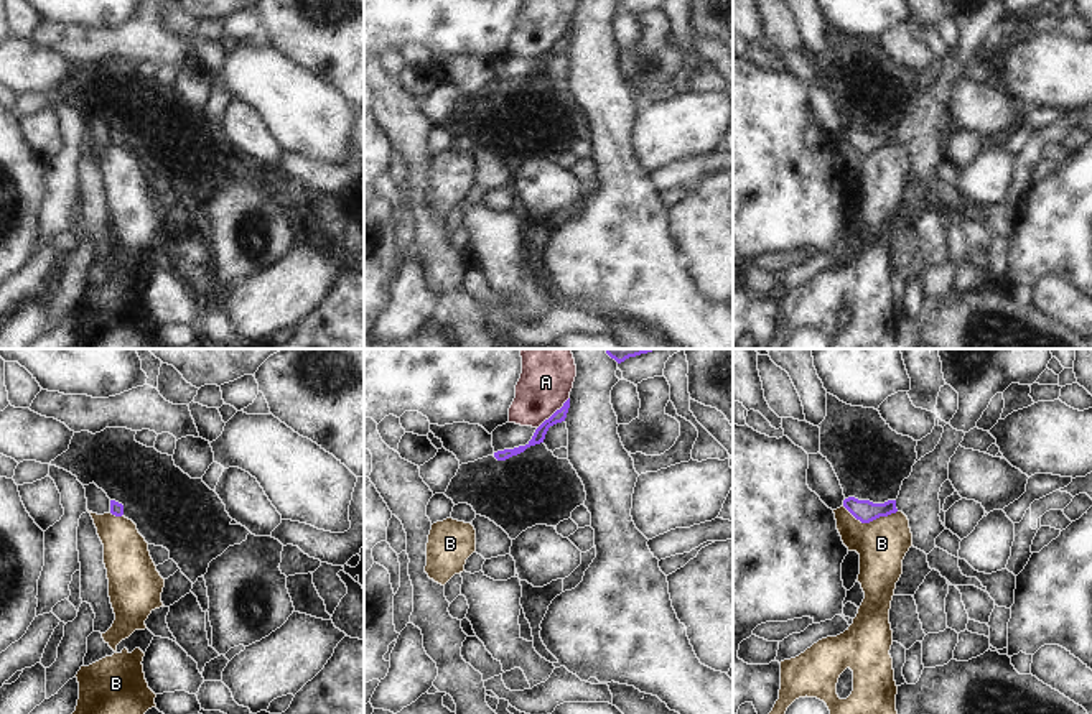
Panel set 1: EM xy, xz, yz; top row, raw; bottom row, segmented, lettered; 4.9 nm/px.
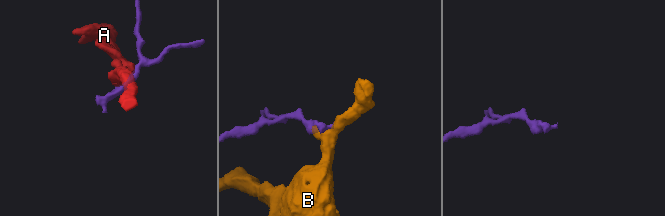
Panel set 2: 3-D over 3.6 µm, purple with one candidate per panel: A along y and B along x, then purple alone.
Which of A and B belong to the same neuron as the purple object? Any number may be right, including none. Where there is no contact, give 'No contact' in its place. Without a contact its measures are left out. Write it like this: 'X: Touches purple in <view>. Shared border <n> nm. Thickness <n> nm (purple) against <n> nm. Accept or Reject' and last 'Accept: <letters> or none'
A: Touches purple in xz. Shared border 220 nm. Thickness 60 nm (purple) against 240 nm. Reject
B: Touches purple in yz. Shared border 280 nm. Thickness 110 nm (purple) against 240 nm. Reject
Accept: none.

